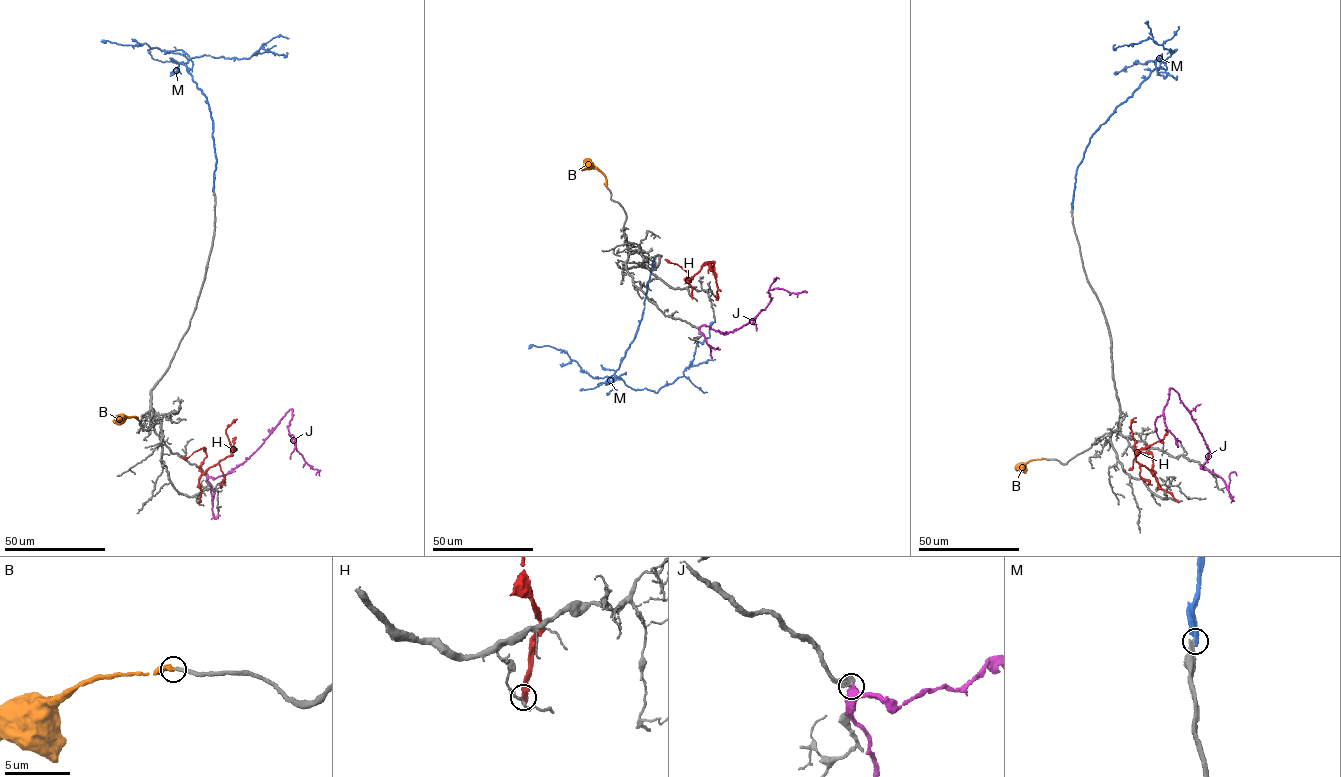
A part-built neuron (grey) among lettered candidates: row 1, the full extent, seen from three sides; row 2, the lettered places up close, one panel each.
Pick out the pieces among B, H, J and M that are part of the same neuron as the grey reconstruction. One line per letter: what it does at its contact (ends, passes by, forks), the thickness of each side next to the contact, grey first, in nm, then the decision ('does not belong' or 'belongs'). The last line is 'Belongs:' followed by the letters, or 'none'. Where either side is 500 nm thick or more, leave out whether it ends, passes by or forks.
B: it passes by | 320/360 nm | belongs
H: it ends | 200/420 nm | does not belong
J: 500/420 nm | does not belong
M: it ends | 300/440 nm | does not belong
Belongs: B

